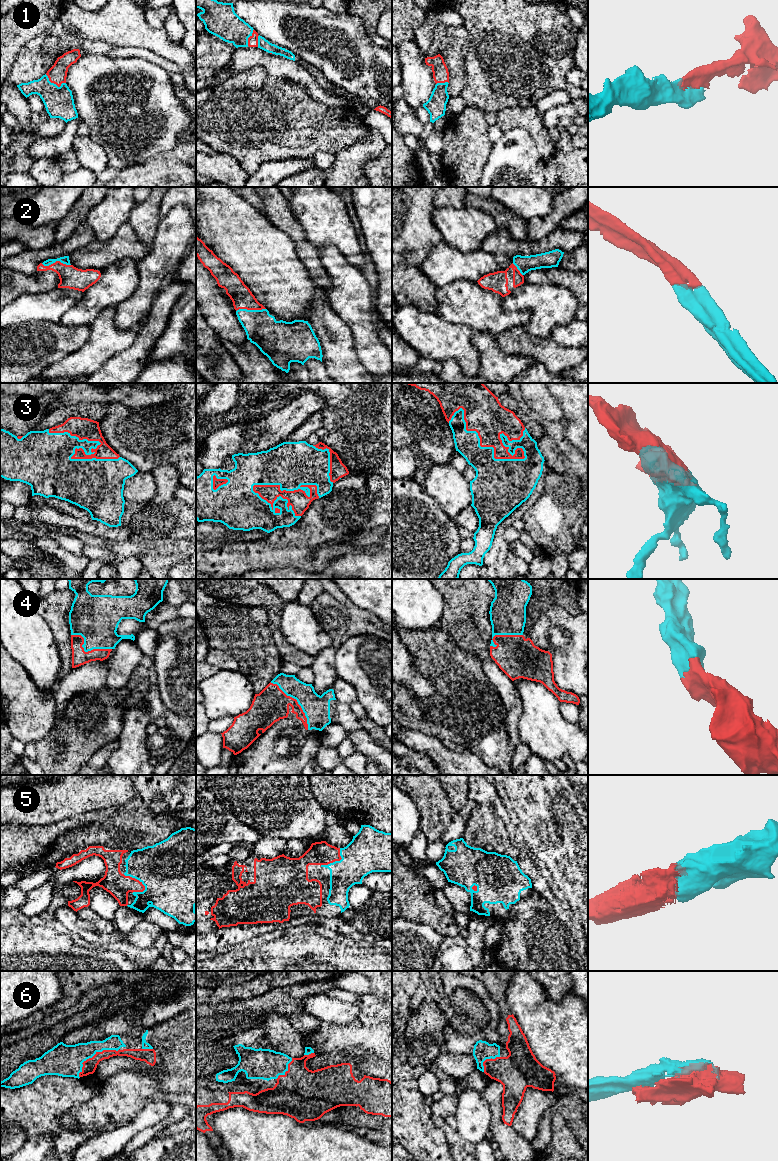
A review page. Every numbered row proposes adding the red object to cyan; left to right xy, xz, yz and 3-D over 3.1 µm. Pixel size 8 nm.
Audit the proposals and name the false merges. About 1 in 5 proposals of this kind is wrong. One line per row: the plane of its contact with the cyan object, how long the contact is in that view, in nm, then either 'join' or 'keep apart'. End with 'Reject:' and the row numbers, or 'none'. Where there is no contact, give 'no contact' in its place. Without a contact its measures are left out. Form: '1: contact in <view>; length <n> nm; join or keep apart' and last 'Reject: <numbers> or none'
1: contact in xy; length 180 nm; join
2: contact in xz; length 240 nm; join
3: contact in xz; length 550 nm; join
4: contact in xz; length 500 nm; join
5: contact in xy; length 220 nm; join
6: contact in xy; length 400 nm; join
Reject: none

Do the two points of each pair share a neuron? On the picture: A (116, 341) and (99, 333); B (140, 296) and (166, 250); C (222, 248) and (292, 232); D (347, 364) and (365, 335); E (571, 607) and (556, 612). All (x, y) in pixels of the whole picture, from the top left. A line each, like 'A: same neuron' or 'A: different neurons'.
A: same neuron
B: same neuron
C: different neurons
D: different neurons
E: different neurons

